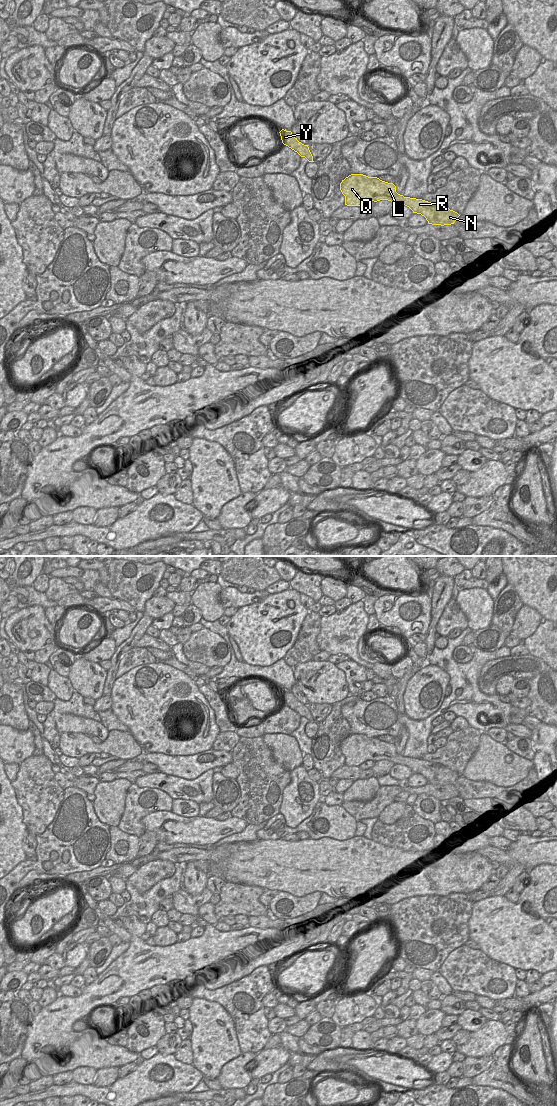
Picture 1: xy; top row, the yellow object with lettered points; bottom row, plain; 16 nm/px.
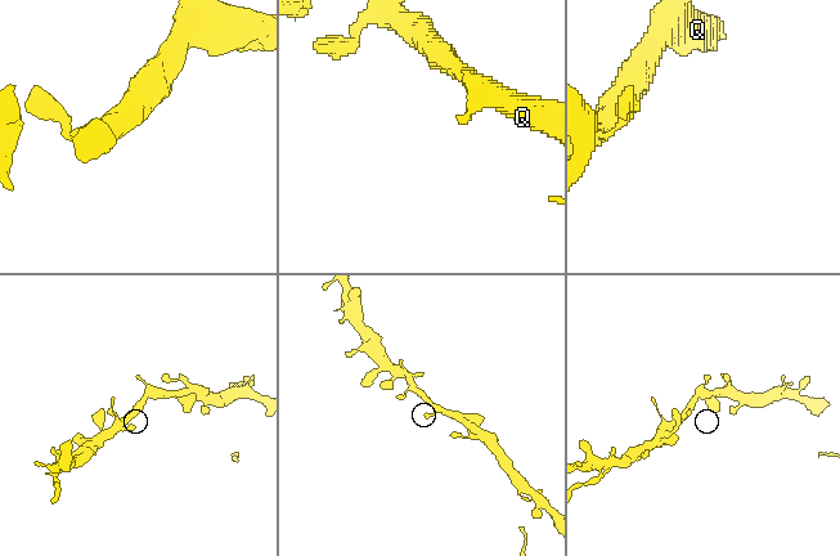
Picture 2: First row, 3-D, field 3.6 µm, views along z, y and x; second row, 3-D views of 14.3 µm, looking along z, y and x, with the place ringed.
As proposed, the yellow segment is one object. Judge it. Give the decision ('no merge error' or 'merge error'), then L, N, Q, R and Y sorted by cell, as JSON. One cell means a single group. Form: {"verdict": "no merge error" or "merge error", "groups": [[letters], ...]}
{"verdict": "no merge error", "groups": [["L", "N", "Q", "R", "Y"]]}

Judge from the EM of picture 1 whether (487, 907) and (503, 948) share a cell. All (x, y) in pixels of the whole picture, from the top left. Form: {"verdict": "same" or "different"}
{"verdict": "same"}

